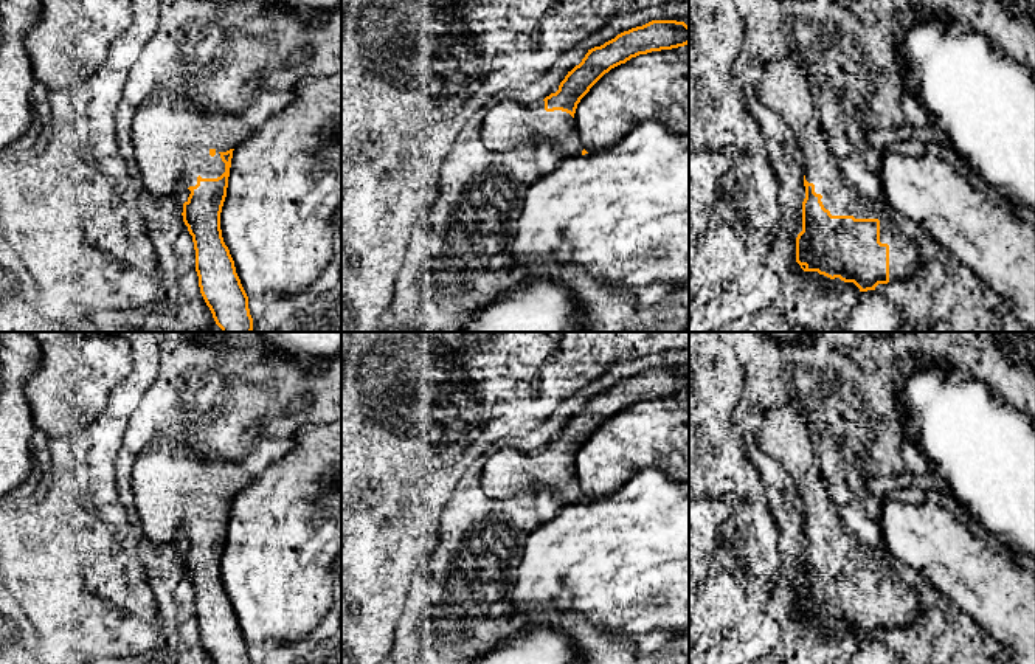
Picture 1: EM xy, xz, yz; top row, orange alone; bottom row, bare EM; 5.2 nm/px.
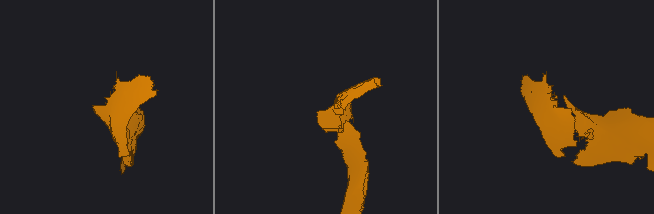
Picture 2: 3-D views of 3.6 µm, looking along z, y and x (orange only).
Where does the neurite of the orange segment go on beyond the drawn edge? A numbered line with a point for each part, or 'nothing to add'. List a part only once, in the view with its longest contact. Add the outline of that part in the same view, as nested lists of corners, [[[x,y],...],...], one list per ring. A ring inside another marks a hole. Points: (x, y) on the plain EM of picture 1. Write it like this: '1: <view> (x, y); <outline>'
1: yz (782, 435); [[[765,408],[756,434],[762,453],[774,458],[799,492],[804,523],[821,541],[832,563],[878,566],[880,590],[889,593],[889,628],[900,628],[919,616],[914,588],[889,565],[888,557],[874,552],[867,543],[846,526],[839,506],[830,498],[812,448],[808,430],[791,408]]]

